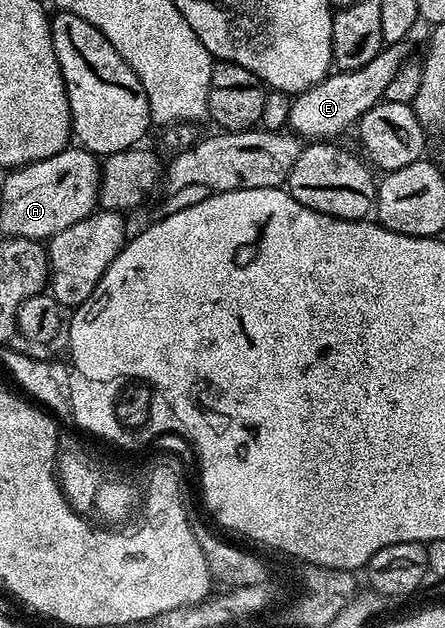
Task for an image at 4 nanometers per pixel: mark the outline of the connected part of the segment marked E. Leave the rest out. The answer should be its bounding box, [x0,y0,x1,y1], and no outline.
[287,42,409,141]

